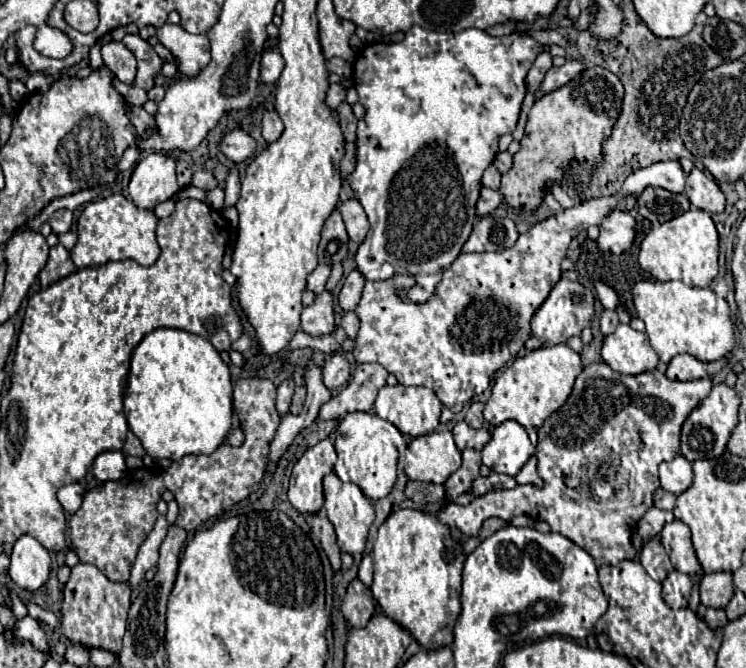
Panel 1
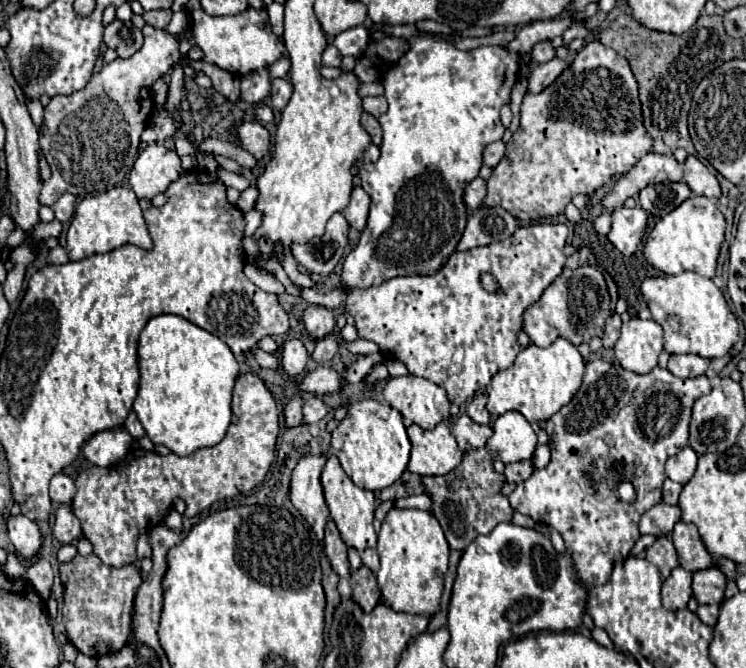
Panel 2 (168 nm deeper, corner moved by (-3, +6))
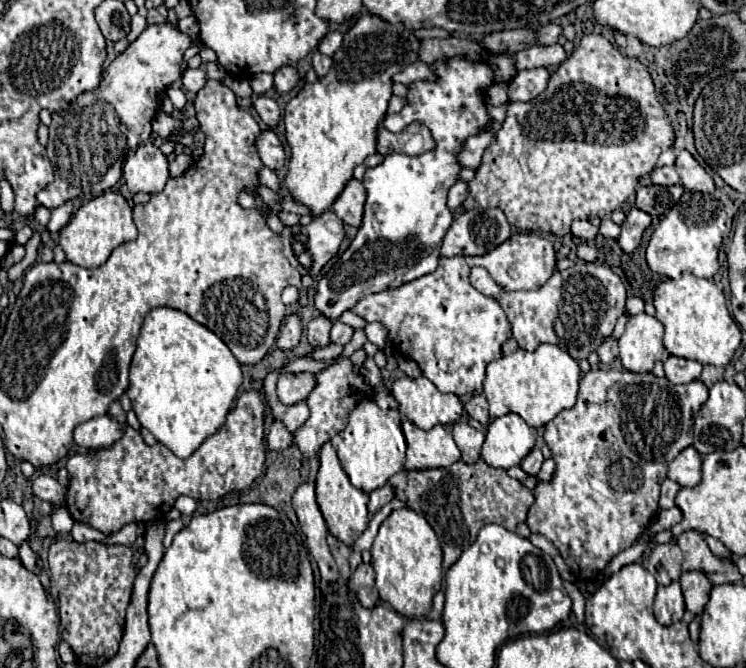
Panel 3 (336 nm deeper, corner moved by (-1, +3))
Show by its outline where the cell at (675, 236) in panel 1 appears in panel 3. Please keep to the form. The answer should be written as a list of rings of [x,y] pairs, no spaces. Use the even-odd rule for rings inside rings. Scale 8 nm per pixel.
[[[685,190],[681,200],[659,222],[647,244],[645,258],[649,268],[655,274],[669,278],[679,278],[683,272],[691,272],[699,278],[713,278],[713,274],[719,270],[717,254],[727,221],[727,214],[721,208],[707,208],[701,192]]]

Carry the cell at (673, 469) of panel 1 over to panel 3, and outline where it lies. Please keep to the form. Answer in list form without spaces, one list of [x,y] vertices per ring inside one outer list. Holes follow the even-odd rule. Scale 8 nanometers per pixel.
[[[693,446],[685,448],[669,464],[667,476],[681,486],[697,486],[701,482],[701,454]]]

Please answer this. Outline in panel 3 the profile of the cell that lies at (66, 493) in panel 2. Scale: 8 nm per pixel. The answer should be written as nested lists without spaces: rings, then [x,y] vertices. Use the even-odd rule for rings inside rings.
[[[39,474],[33,478],[31,486],[33,486],[33,494],[39,496],[41,500],[47,500],[51,504],[59,504],[65,500],[65,488],[51,476]]]

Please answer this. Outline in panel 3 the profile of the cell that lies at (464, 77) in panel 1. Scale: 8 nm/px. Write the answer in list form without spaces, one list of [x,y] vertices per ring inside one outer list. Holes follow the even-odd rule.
[[[465,58],[439,60],[431,70],[439,78],[435,82],[409,84],[409,104],[401,112],[385,116],[383,126],[389,132],[401,132],[411,122],[421,122],[429,128],[435,148],[419,156],[389,154],[379,166],[367,168],[363,178],[367,190],[363,224],[351,246],[339,256],[337,264],[333,262],[315,288],[315,308],[329,320],[337,320],[369,294],[407,284],[438,266],[443,236],[453,222],[445,202],[461,170],[457,152],[465,138],[483,132],[491,120],[483,92],[493,84],[493,72],[485,62],[469,62]]]

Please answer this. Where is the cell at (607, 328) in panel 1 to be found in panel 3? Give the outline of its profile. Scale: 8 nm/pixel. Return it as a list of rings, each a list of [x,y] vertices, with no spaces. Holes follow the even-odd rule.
[[[607,338],[599,348],[597,348],[597,354],[601,358],[601,364],[613,364],[619,356],[619,350],[617,350],[617,340],[613,338]]]

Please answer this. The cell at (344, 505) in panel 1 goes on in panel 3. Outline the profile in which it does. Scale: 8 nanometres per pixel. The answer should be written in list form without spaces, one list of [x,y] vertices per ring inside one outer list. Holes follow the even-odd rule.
[[[327,442],[321,452],[319,452],[319,472],[317,472],[317,480],[315,480],[315,494],[317,494],[317,504],[321,508],[321,514],[327,522],[329,532],[343,544],[351,546],[367,528],[369,524],[369,512],[367,512],[367,502],[369,502],[369,494],[357,490],[351,482],[349,476],[345,474],[345,470],[339,464],[337,452],[335,448]]]

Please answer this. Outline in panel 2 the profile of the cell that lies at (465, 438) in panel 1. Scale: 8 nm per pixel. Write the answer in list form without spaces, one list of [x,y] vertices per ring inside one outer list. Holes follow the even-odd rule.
[[[459,415],[455,425],[453,425],[453,435],[459,443],[461,451],[485,447],[487,439],[493,435],[493,429],[489,425],[479,425],[469,419],[469,415]]]

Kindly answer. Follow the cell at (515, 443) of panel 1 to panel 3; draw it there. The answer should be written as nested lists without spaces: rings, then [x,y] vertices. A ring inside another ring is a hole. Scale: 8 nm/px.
[[[505,414],[489,424],[481,456],[489,466],[507,470],[519,466],[533,446],[535,436],[527,422],[519,414]]]

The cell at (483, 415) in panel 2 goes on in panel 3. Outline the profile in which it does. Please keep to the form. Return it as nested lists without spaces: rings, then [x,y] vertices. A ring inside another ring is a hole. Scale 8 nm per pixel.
[[[475,394],[475,396],[471,396],[471,400],[465,404],[465,412],[467,412],[471,418],[479,420],[481,424],[485,424],[485,426],[489,424],[487,408],[489,408],[489,404],[487,404],[487,400],[485,400],[483,394]]]

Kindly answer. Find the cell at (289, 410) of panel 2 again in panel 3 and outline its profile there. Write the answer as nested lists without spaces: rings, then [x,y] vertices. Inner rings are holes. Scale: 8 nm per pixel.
[[[273,422],[273,426],[269,428],[267,434],[267,448],[269,450],[283,450],[289,448],[293,444],[293,434],[281,424],[281,422]]]

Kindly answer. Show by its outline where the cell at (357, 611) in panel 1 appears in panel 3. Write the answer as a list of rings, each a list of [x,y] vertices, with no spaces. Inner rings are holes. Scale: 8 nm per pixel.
[[[361,564],[349,578],[349,588],[355,590],[359,602],[365,608],[373,608],[379,600],[377,588],[375,588],[375,572],[371,564]]]

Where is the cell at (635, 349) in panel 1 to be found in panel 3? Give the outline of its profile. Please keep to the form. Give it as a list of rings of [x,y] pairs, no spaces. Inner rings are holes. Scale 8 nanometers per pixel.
[[[645,312],[629,316],[627,328],[619,338],[619,358],[623,366],[637,374],[651,372],[663,352],[663,324]]]

